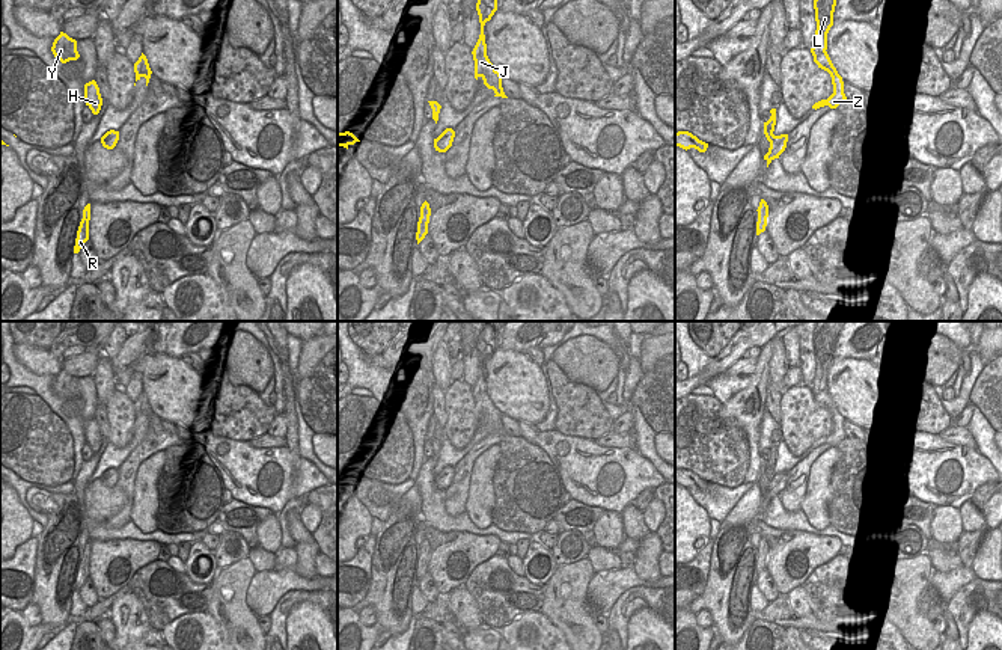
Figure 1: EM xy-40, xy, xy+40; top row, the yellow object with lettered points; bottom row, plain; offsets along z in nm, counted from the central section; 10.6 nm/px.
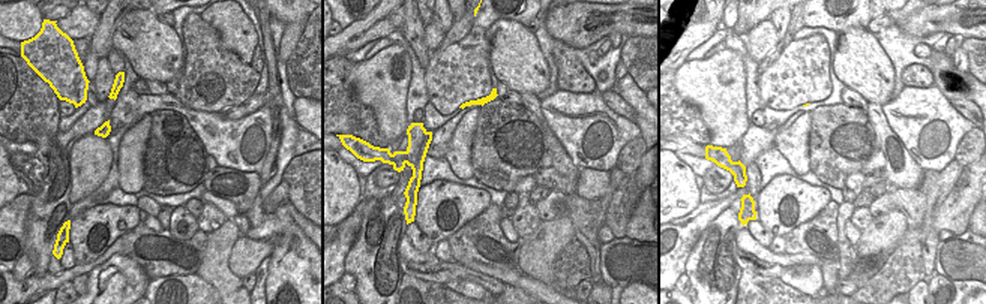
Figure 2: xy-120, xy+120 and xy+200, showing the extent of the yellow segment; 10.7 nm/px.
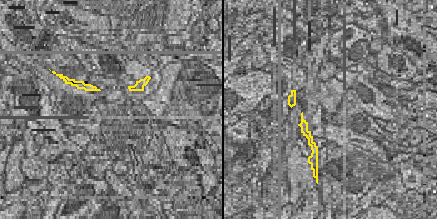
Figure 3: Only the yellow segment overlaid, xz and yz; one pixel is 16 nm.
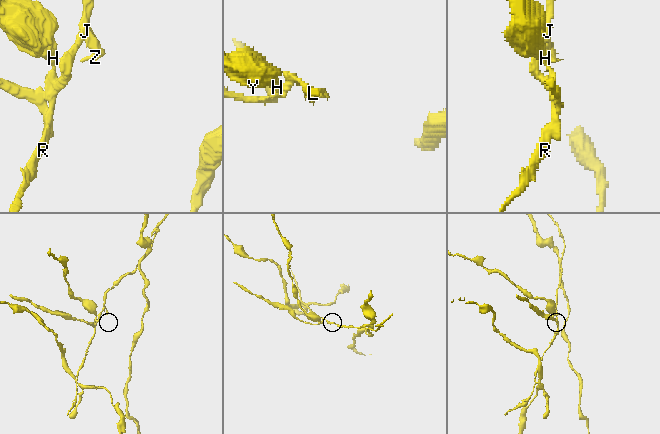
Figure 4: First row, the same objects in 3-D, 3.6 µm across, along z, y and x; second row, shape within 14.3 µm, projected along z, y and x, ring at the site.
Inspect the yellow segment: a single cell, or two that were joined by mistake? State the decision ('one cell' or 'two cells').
two cells

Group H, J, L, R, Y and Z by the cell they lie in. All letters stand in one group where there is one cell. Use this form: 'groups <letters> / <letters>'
groups H Y / J L R Z

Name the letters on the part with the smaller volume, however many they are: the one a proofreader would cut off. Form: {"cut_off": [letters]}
{"cut_off": ["H", "Y"]}

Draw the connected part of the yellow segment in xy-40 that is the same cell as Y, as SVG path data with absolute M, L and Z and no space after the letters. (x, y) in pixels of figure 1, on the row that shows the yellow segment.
M60 32L60 35L54 39L51 51L54 57L62 63L66 63L69 60L77 60L80 57L77 51L77 41L69 38L63 32Z

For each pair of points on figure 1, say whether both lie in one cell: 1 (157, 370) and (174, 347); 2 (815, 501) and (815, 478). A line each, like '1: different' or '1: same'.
1: different
2: same

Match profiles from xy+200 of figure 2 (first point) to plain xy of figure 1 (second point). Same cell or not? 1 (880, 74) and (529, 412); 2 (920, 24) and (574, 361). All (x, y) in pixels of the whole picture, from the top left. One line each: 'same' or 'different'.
1: same
2: same

